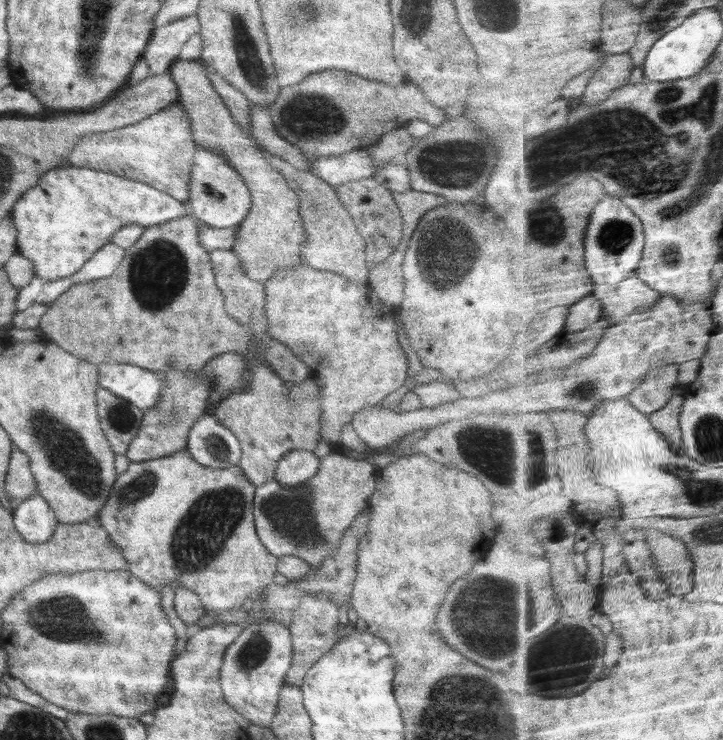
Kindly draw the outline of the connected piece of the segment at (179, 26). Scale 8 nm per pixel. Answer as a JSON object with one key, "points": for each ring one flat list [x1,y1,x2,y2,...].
{"points":[[193,15,154,28,142,56,151,70,150,75,165,75,178,59,188,37,198,33,200,27,200,21]]}

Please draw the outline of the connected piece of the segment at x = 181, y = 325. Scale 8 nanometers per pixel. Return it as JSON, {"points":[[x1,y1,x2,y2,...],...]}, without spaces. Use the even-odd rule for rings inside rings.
{"points":[[195,216,183,217,145,227,136,244,125,250,124,260,118,266,116,274,112,274,112,278,73,284,57,300,47,303,47,312,39,322,43,336,48,338,49,342,92,364,123,362,157,374,167,372,169,366,178,370,201,370,211,358,219,354,251,354,253,347,257,347,259,360,276,370,278,377,286,381,311,378,313,375,309,365,287,346,270,340,268,336,252,336,226,312,221,290,215,281,209,251,199,241]]}

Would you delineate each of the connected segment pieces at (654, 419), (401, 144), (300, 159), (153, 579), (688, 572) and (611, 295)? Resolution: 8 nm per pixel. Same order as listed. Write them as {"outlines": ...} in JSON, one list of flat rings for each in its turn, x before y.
{"outlines":[[[684,396,674,397,662,410,651,414,651,422,655,424,655,428,664,435,668,436,675,448,682,451,685,450,685,441,681,428,681,414,687,398]],[[395,127,385,132,375,145,366,149,375,160,373,164,379,168,394,156,406,154,413,147,414,141,415,138,404,127]],[[251,106,251,134,268,152,284,158,292,166,302,170,311,170,313,162,295,144,284,140,277,132,269,115,268,107]],[[184,449,175,454,168,455,163,458,151,459,143,462,130,462,128,469,117,475,112,486,112,492,106,500,106,504,99,510,97,516,94,516,92,522,101,526,111,538,111,542,115,546,119,546,126,563,128,563,128,571,134,576,137,576,142,582,148,586,159,590,167,584,170,586,183,586,191,590,201,600,202,606,211,612,224,612,225,610,238,610,243,607,249,607,257,598,261,596,264,589,275,581,275,575,278,573,276,566,278,558,270,554,268,549,260,542,257,532,255,531,253,519,253,501,255,498,256,487,252,485,242,472,240,466,232,466,230,468,208,468,204,467,190,455,187,449]],[[657,528,647,530,647,541,660,564,670,595,688,594,694,590,694,562,688,545,670,533]],[[634,276,620,282,620,284,601,284,596,287,594,294,604,302,606,315,614,321,626,320,637,312,646,312,654,308,662,294,650,288,641,278]]]}

